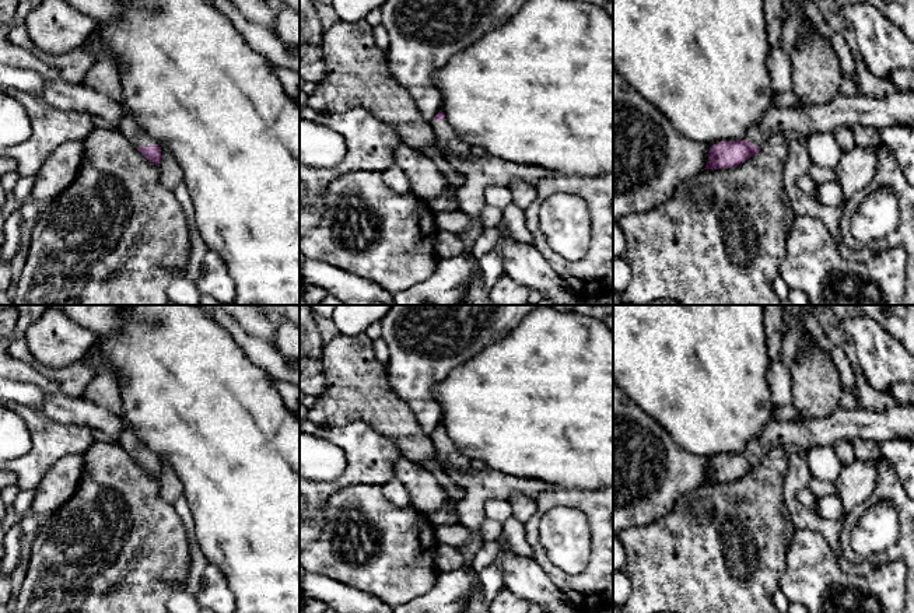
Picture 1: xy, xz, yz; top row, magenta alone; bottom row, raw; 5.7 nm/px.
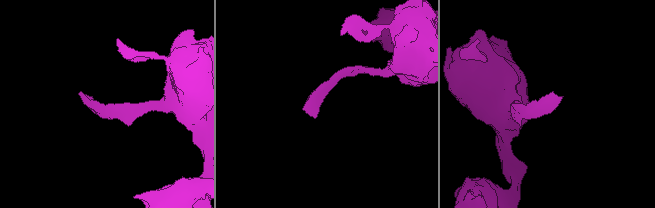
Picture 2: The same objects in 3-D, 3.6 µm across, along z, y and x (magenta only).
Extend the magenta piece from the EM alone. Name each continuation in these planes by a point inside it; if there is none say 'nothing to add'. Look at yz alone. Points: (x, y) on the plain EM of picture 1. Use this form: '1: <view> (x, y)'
1: yz (897, 421)

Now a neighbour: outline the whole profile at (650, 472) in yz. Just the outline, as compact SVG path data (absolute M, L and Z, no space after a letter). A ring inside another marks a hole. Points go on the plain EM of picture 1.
M613 382L613 536L668 515L682 495L704 484L710 460L679 448Z

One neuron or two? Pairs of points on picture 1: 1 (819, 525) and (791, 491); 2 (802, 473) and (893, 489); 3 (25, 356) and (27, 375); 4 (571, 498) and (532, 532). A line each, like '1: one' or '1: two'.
1: one
2: two
3: two
4: one

